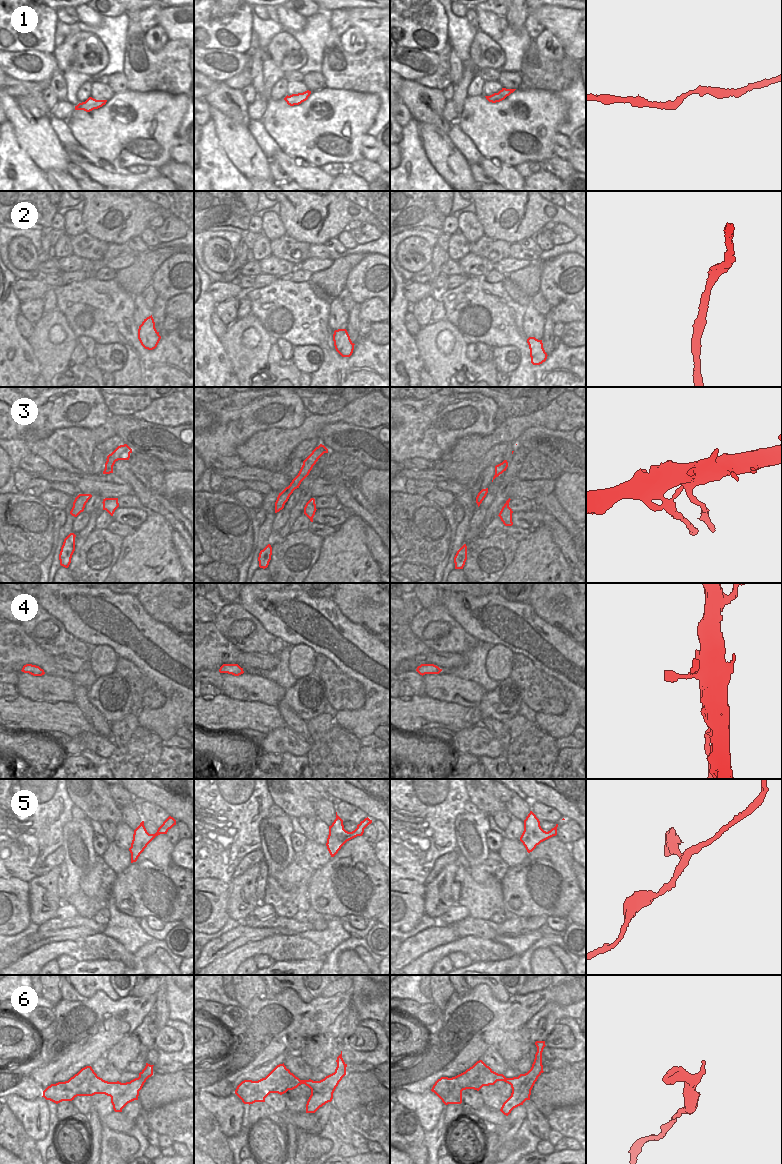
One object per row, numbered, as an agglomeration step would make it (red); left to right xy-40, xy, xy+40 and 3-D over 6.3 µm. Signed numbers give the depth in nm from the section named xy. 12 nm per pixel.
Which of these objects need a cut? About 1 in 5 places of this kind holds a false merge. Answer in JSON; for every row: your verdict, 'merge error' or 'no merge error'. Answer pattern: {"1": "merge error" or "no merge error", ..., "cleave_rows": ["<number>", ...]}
{"1": "no merge error", "2": "no merge error", "3": "no merge error", "4": "no merge error", "5": "no merge error", "6": "no merge error", "cleave_rows": []}

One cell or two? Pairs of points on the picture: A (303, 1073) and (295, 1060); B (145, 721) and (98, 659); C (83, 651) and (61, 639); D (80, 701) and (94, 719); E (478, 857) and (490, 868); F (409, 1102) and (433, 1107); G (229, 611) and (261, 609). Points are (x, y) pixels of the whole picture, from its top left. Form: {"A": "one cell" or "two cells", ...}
{"A": "one cell", "B": "two cells", "C": "one cell", "D": "one cell", "E": "two cells", "F": "one cell", "G": "two cells"}

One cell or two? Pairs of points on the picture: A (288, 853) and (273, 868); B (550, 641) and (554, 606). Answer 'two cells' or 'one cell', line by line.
A: one cell
B: two cells

